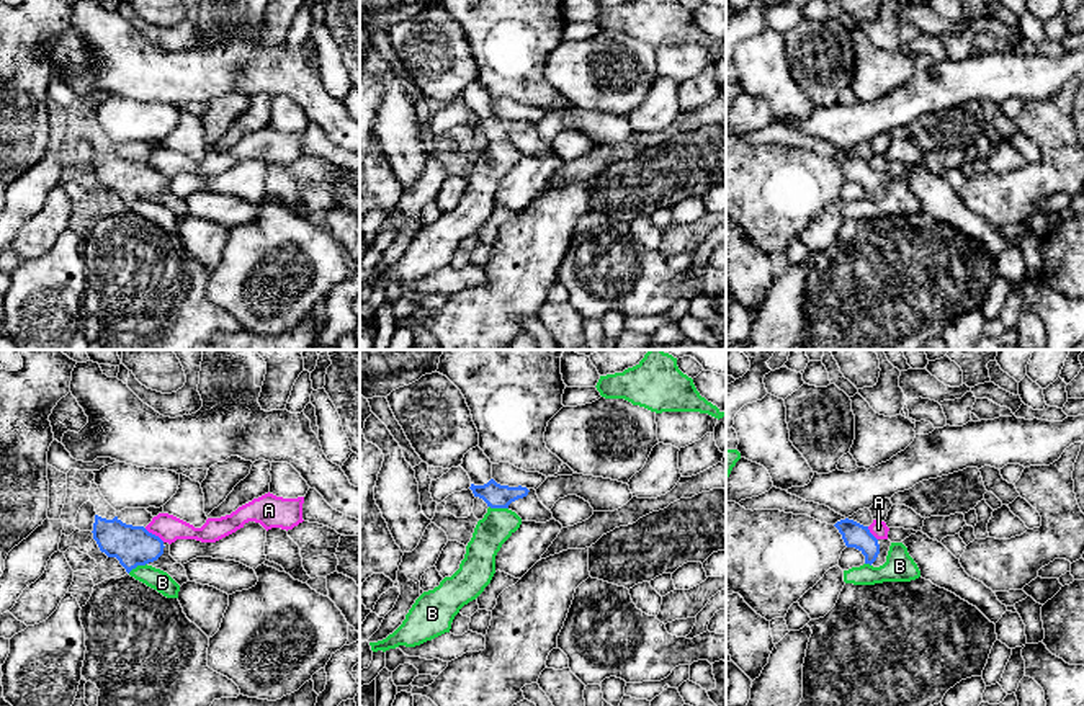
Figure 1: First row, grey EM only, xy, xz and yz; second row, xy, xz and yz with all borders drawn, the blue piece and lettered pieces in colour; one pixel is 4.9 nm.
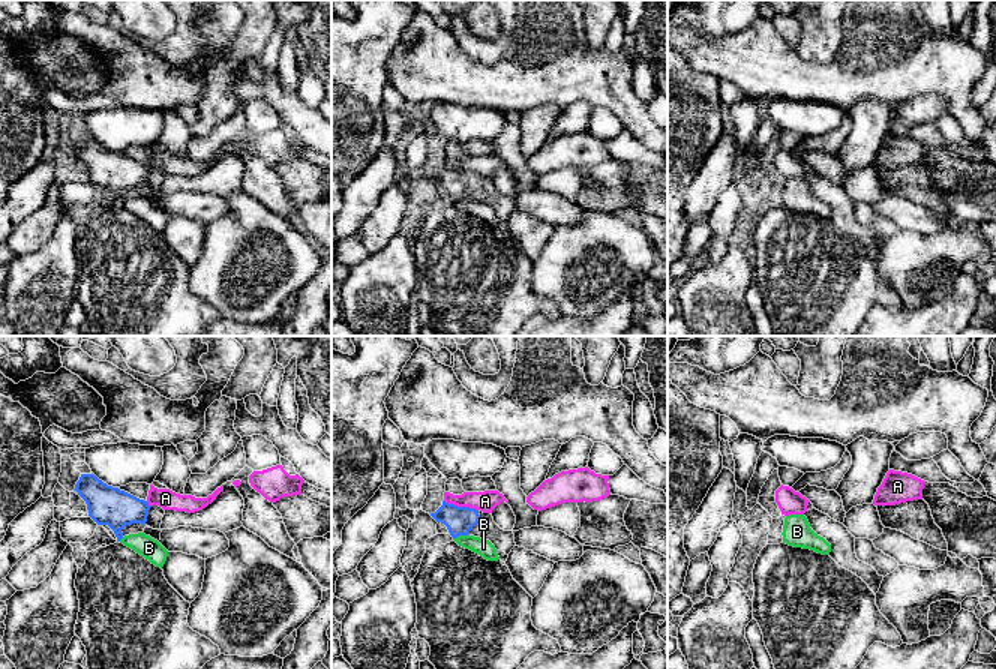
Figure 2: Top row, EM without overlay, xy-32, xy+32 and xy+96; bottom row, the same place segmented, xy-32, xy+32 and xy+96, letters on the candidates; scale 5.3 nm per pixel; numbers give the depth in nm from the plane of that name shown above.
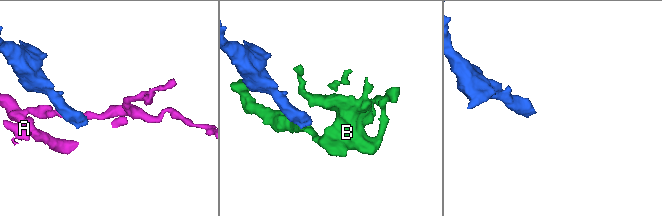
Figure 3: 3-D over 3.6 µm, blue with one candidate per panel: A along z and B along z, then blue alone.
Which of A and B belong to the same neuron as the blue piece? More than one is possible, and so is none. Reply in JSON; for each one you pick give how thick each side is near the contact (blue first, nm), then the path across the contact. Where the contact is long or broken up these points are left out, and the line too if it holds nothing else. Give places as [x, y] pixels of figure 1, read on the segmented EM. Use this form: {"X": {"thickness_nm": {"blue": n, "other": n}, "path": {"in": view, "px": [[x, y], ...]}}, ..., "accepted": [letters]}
{"accepted": []}

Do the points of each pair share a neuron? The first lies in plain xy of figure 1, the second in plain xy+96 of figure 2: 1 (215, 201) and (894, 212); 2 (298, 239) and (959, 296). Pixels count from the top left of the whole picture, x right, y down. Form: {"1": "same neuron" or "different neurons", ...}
{"1": "same neuron", "2": "different neurons"}

